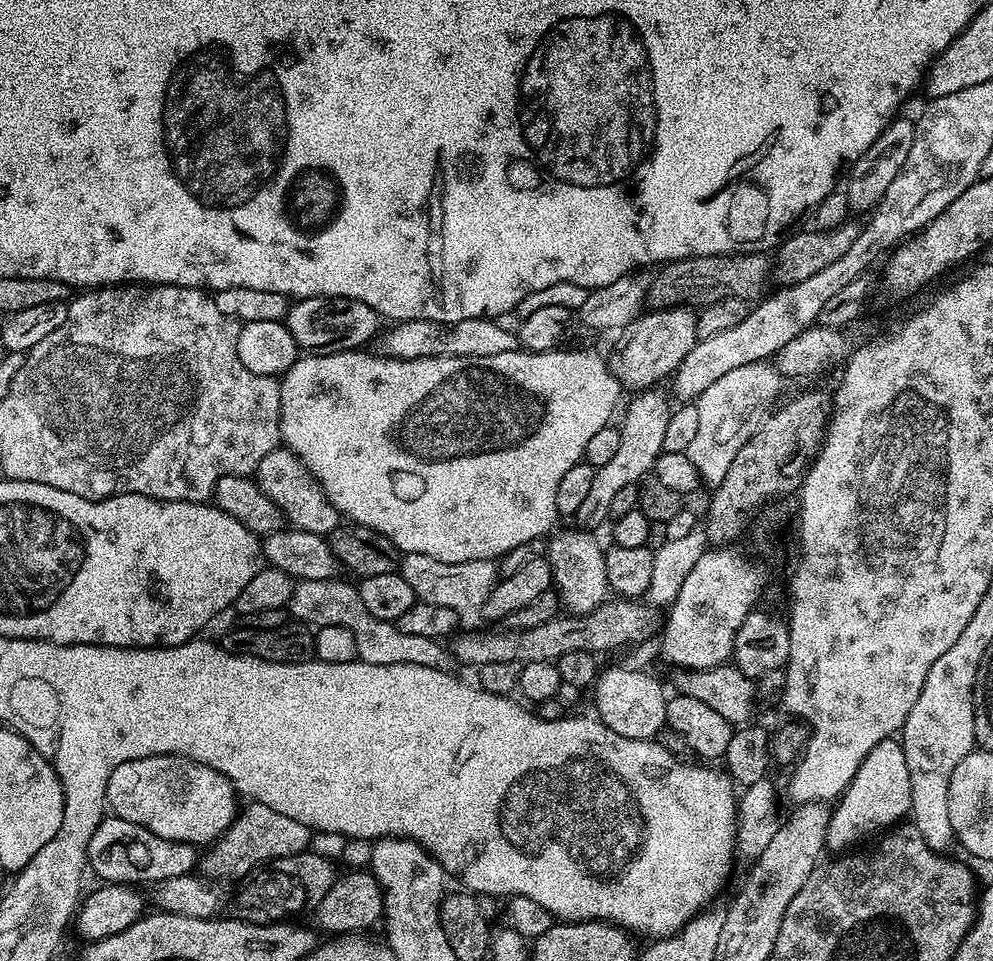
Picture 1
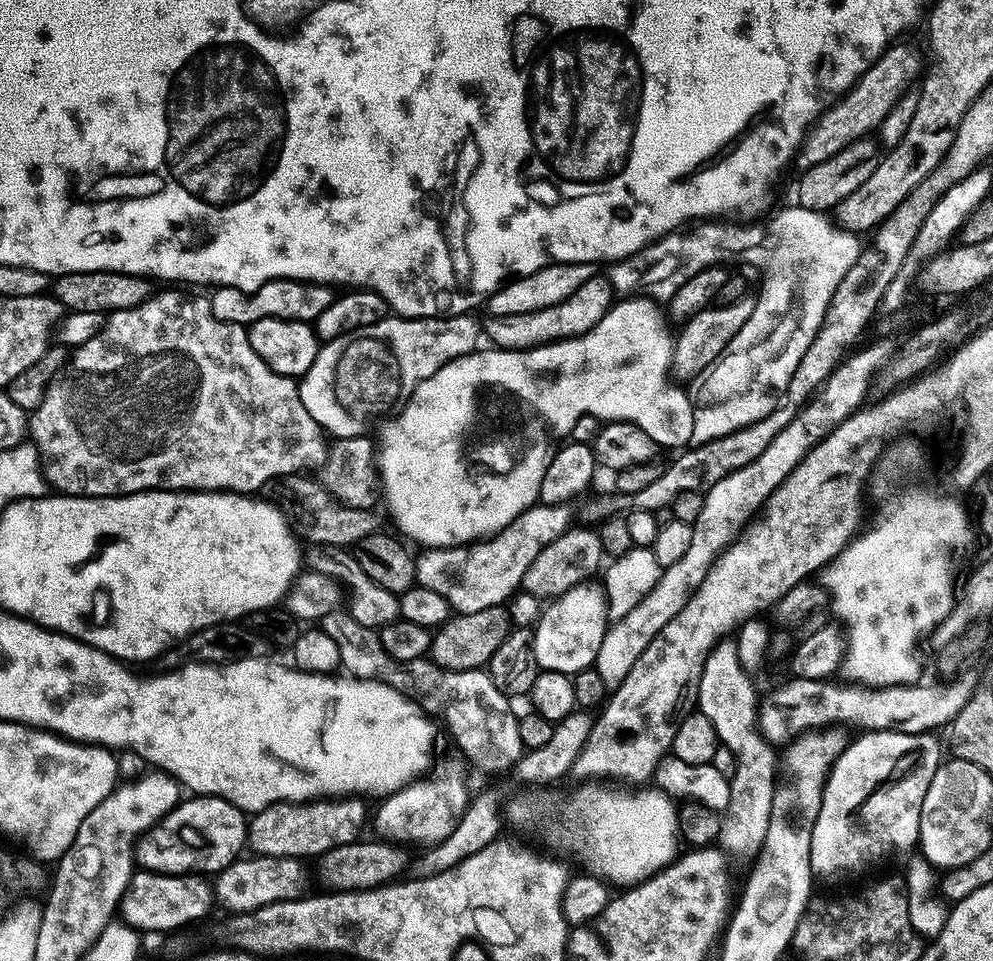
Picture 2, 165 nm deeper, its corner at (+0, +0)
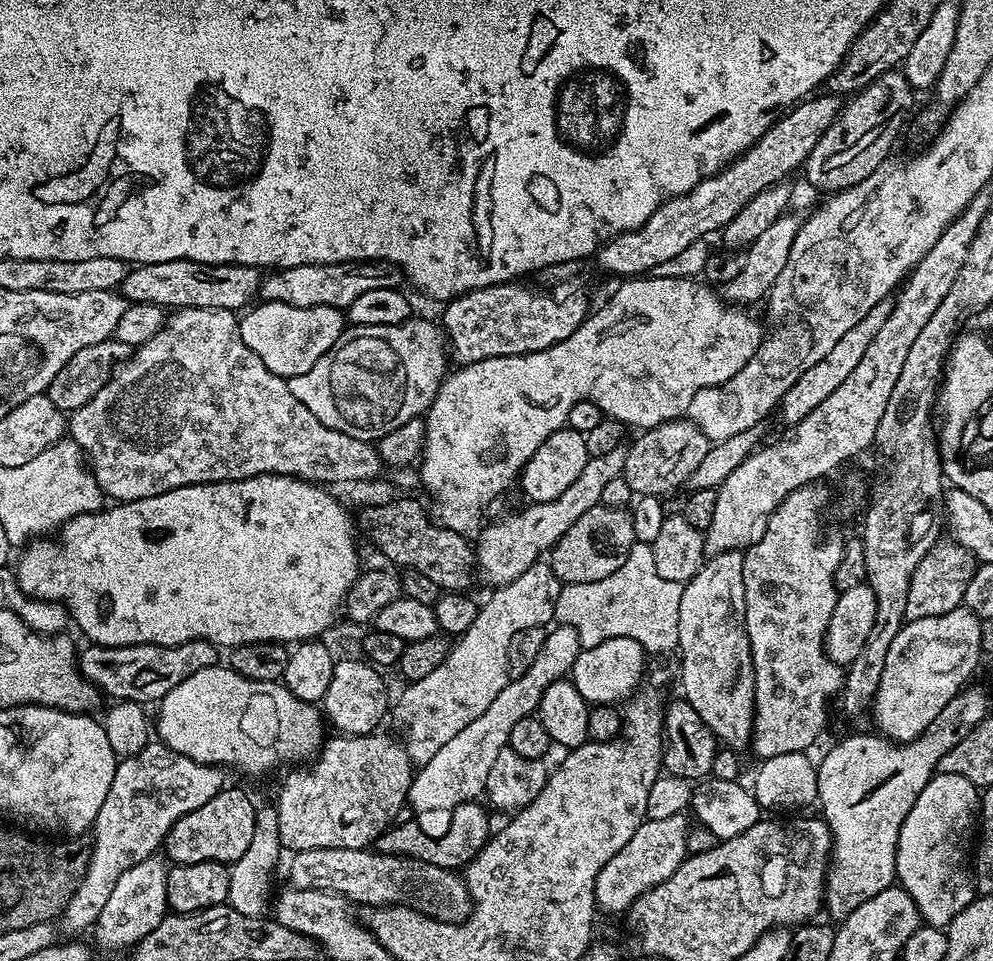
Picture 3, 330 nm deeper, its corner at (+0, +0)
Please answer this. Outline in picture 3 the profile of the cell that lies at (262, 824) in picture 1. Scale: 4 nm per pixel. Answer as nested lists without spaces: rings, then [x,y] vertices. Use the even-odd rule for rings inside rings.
[[[336,734],[315,753],[309,768],[300,768],[285,778],[280,797],[274,800],[274,805],[278,814],[280,843],[287,851],[289,848],[289,853],[323,848],[368,848],[375,845],[384,829],[399,817],[396,815],[400,807],[405,807],[412,785],[414,765],[401,743],[395,744],[390,737],[378,735]]]

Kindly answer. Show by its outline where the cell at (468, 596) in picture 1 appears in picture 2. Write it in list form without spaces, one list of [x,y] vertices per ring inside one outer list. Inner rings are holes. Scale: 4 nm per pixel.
[[[537,502],[518,514],[510,526],[483,542],[461,544],[459,548],[424,548],[422,554],[416,556],[416,584],[442,594],[449,609],[456,614],[475,614],[478,610],[507,605],[523,585],[530,562],[534,562],[554,538],[568,531],[574,518],[570,509],[568,504]]]

